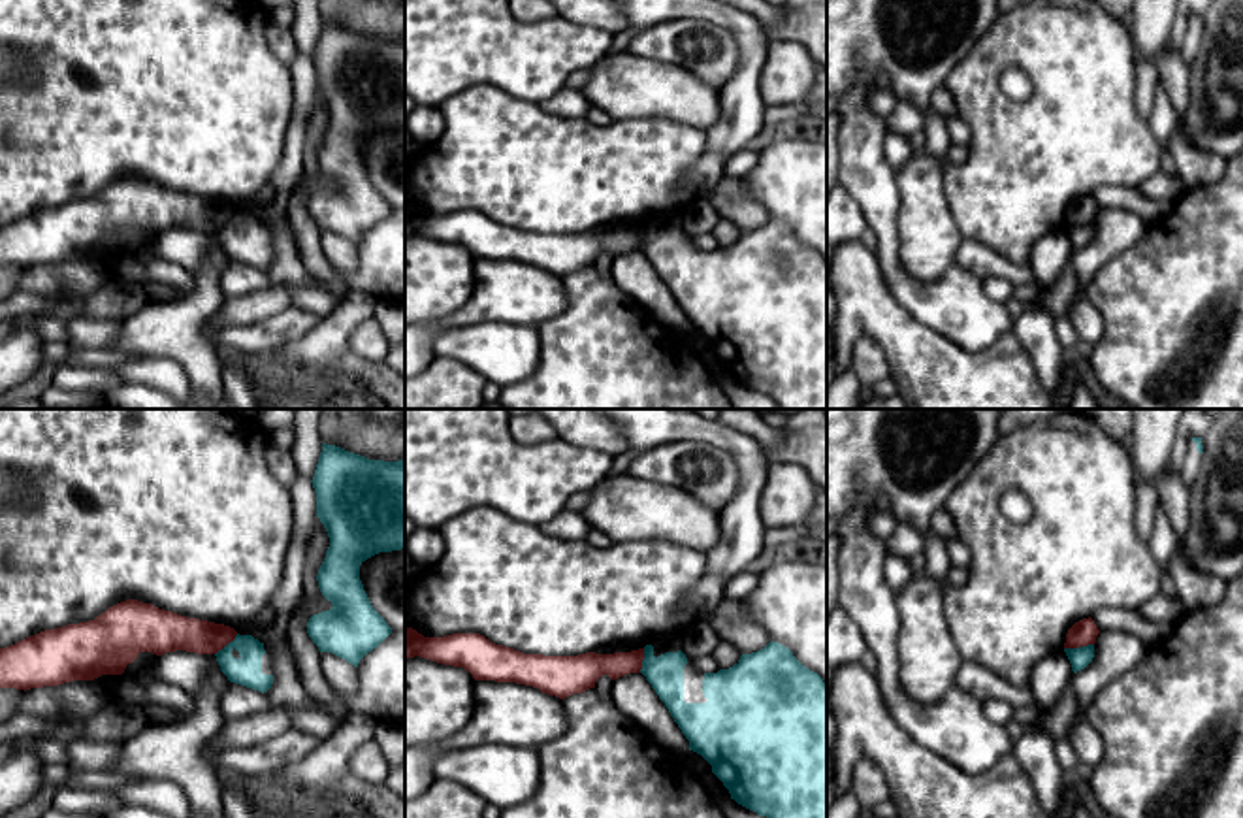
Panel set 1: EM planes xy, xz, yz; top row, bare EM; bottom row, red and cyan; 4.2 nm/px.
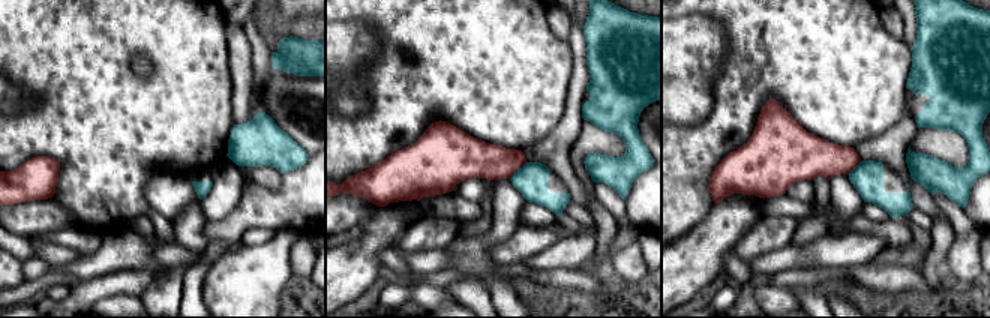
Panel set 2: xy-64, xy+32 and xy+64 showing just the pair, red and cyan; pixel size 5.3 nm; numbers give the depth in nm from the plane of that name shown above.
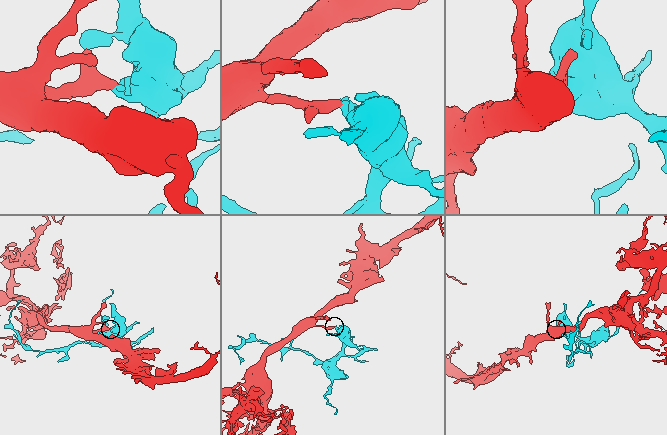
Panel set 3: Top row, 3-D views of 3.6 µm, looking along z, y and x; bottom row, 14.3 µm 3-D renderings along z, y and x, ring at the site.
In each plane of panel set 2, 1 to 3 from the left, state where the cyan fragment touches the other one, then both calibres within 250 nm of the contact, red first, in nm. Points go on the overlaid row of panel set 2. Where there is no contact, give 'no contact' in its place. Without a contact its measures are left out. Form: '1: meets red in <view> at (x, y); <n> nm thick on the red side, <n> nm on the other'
1: no contact
2: meets red in xy+32 at (518, 168); 200 nm thick on the red side, 180 nm on the other
3: meets red in xy+64 at (854, 167); 220 nm thick on the red side, 180 nm on the other

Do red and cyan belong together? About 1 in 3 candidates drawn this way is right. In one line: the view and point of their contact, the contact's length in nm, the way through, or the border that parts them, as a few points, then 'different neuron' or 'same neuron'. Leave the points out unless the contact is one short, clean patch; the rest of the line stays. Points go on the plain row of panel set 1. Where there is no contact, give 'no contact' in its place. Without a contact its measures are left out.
yz (1078, 225) | 130 nm | along yz (1093, 221), (1065, 227) | different neuron

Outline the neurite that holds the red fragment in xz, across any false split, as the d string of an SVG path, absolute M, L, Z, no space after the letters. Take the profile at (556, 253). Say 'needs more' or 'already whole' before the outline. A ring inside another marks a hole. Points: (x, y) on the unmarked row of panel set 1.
already whole | M405 204L405 237L414 234L463 245L475 258L525 262L565 277L595 266L603 253L616 258L640 251L644 226L614 232L542 234L495 222L480 211L424 215Z

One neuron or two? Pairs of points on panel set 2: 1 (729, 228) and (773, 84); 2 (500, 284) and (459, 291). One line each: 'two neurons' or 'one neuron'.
1: two neurons
2: two neurons

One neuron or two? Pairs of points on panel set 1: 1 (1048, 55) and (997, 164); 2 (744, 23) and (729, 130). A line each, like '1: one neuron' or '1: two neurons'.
1: one neuron
2: one neuron

